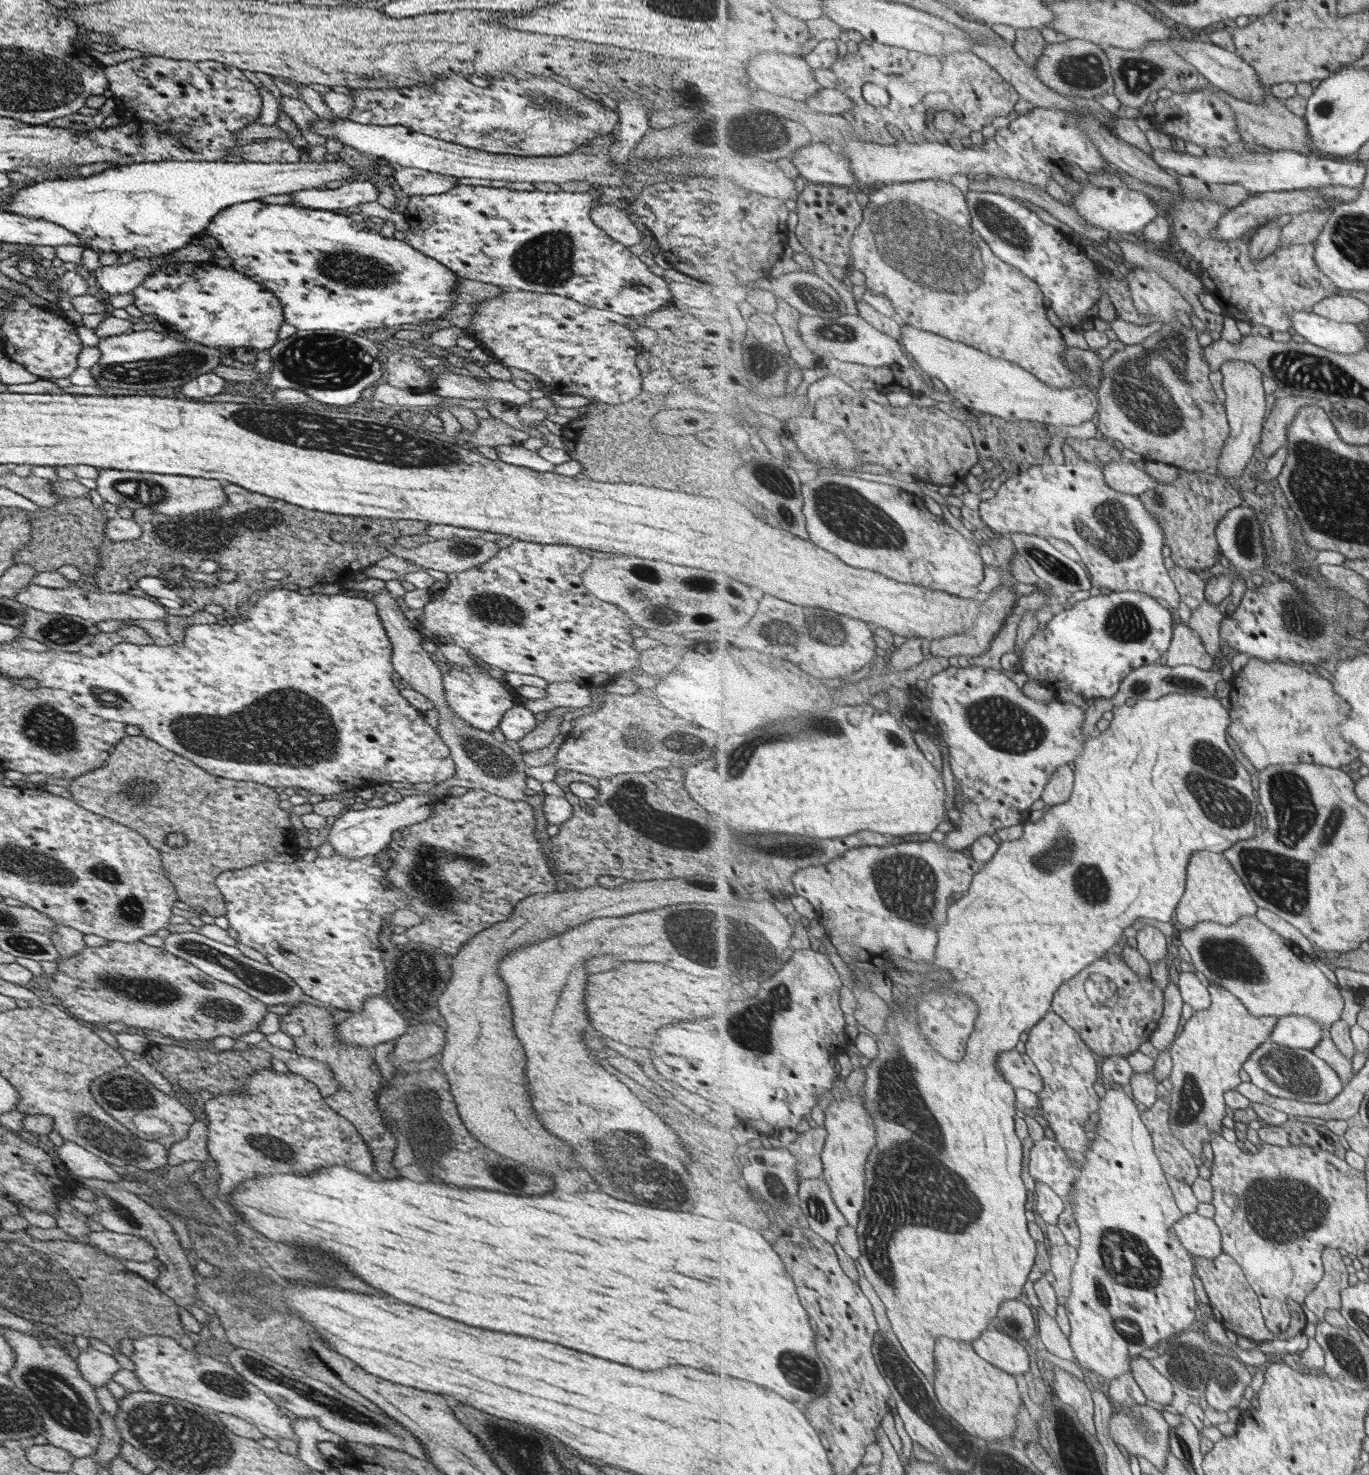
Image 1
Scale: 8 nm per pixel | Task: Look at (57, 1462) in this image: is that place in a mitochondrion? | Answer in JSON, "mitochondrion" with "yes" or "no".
{"mitochondrion":"no"}

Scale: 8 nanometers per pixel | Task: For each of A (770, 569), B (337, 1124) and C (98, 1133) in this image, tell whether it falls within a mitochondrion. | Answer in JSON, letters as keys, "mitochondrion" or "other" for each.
{"A":"other","B":"other","C":"mitochondrion"}

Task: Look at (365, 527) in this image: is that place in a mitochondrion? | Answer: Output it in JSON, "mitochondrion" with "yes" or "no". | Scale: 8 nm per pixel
{"mitochondrion":"no"}

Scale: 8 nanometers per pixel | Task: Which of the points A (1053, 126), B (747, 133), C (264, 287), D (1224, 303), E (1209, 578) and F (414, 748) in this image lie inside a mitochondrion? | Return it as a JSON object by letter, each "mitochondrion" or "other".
{"A":"other","B":"mitochondrion","C":"other","D":"other","E":"other","F":"other"}

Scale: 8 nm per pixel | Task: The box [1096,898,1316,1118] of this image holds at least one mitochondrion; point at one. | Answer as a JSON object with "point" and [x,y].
{"point":[1228,958]}

